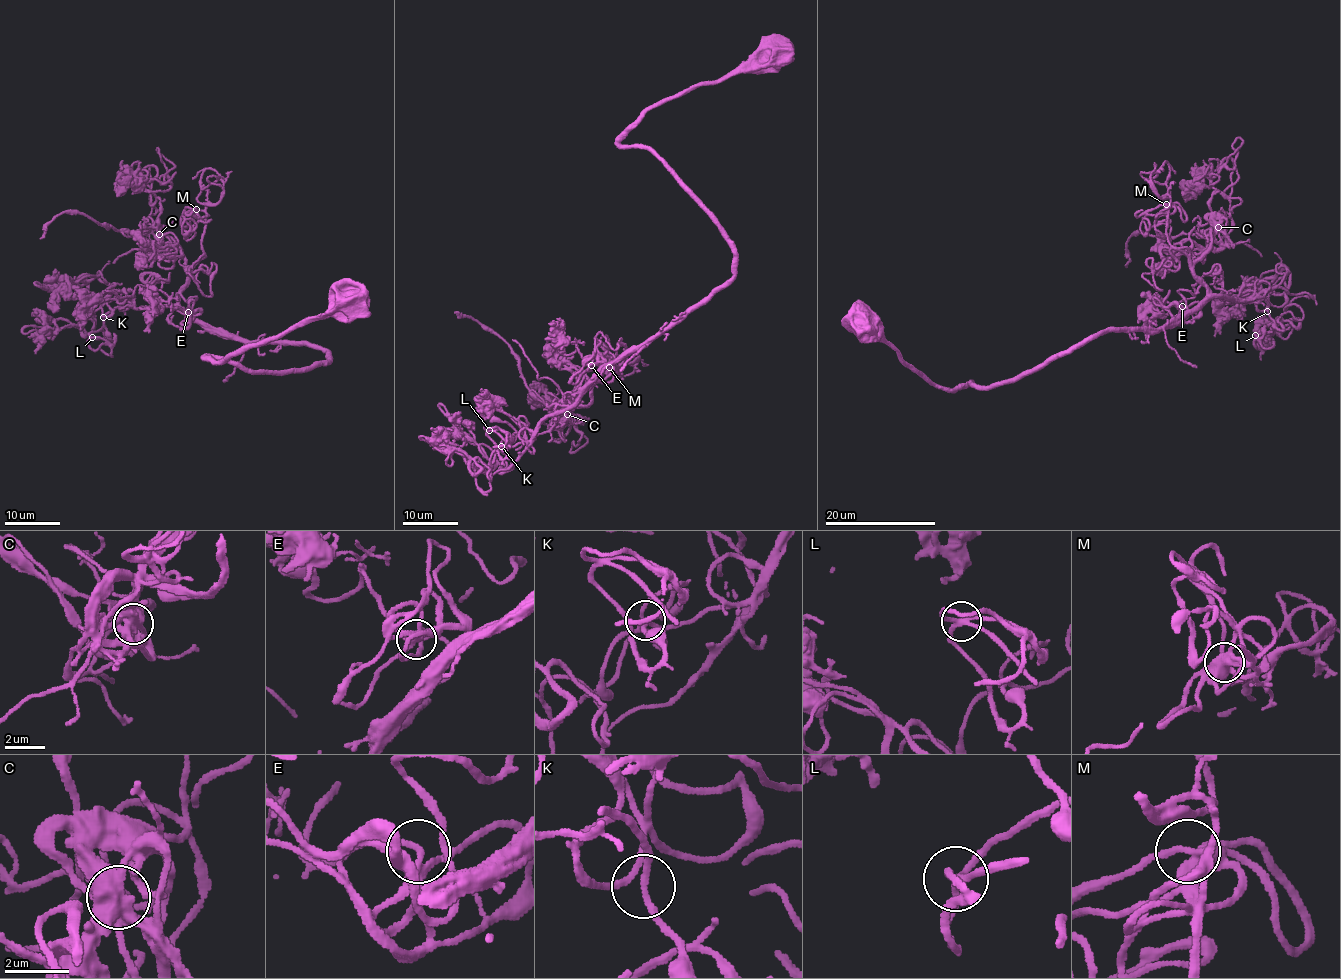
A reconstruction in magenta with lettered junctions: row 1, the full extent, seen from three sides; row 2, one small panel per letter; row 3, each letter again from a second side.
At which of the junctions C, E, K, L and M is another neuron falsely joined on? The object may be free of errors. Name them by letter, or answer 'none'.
C

